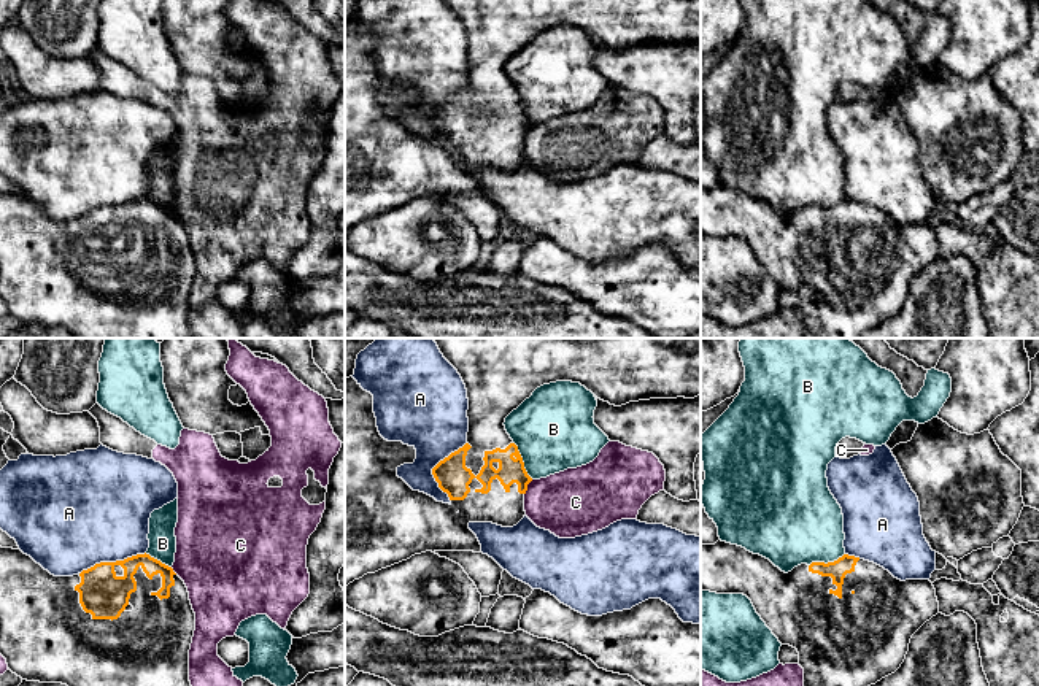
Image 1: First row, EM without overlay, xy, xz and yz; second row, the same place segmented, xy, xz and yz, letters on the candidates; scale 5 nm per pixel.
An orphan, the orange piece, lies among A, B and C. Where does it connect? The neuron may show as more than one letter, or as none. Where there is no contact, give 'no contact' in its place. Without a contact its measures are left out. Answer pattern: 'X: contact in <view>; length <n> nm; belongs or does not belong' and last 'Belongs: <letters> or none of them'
A: contact in xz; length 320 nm; does not belong
B: contact in xz; length 220 nm; does not belong
C: contact in xz; length 90 nm; does not belong
Belongs: none of them

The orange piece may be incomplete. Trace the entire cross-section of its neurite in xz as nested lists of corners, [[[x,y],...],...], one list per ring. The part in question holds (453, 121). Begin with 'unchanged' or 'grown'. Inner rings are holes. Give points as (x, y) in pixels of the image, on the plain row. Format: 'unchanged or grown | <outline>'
grown | [[[443,0],[461,19],[469,43],[467,87],[440,105],[432,119],[438,132],[448,138],[450,148],[413,135],[397,113],[413,108],[415,91],[384,84],[377,71],[373,40],[353,22],[345,22],[345,233],[354,224],[391,211],[426,195],[473,195],[481,197],[470,167],[492,167],[502,172],[516,170],[526,159],[524,138],[532,122],[524,113],[518,91],[505,75],[505,62],[516,54],[532,37],[550,27],[580,27],[597,43],[621,51],[629,46],[650,43],[694,43],[701,40],[701,0]]]

